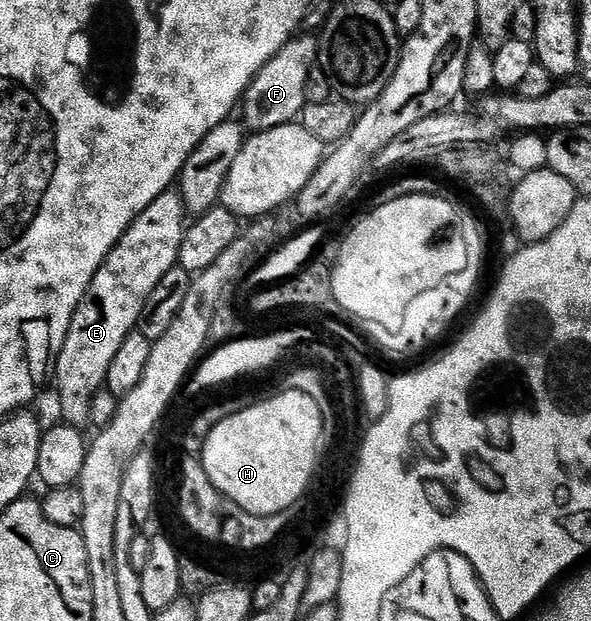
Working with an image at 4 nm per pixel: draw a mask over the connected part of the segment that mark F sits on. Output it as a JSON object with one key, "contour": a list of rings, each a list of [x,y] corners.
{"contour":[[[297,35],[289,40],[286,46],[282,46],[276,57],[253,78],[251,86],[242,97],[245,120],[243,123],[249,129],[252,127],[253,133],[293,123],[301,115],[306,105],[304,87],[307,86],[308,75],[312,72],[312,55],[315,52],[318,52],[318,40],[315,35]]]}

